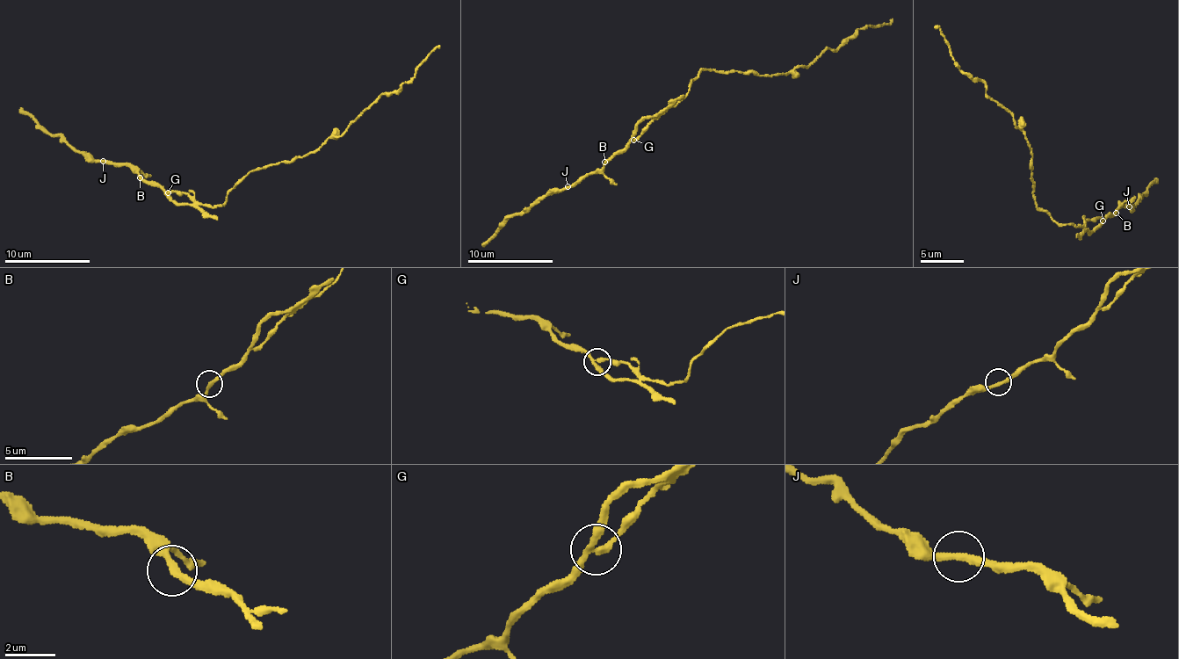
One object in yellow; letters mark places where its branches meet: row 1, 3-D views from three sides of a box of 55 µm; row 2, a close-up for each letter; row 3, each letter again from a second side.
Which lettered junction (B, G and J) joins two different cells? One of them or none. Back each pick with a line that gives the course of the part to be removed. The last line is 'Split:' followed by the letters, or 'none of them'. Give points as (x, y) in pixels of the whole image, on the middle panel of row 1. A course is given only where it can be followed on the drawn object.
G: course (633, 139), (689, 90), (699, 72), (770, 76), (804, 68), (856, 32), (886, 25), (893, 18)
Split: G

